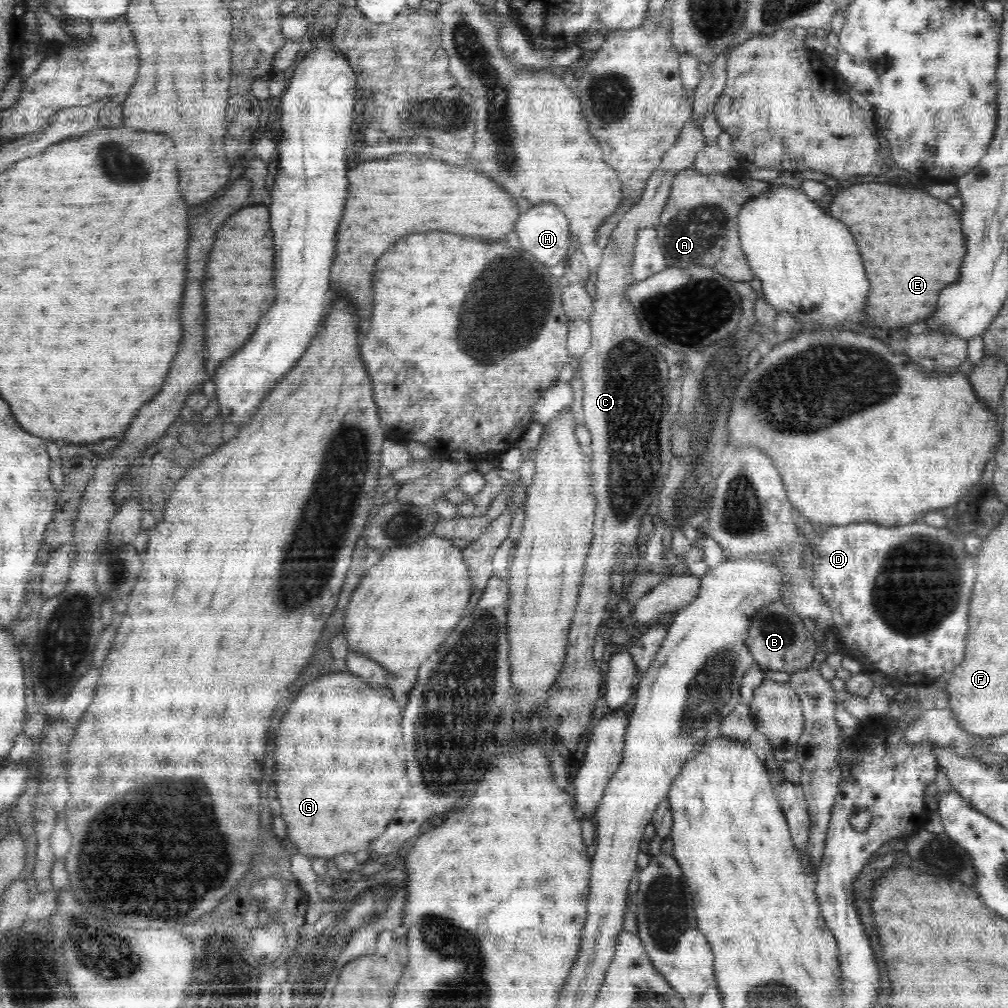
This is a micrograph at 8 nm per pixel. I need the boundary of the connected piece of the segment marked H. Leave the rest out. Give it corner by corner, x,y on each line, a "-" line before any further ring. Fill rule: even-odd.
544,202
532,206
517,218
515,226
515,232
518,234
522,249
531,253
541,264
550,268
567,261
569,244
572,238
569,220
555,204

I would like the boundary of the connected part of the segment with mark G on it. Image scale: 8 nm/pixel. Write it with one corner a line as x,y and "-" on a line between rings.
338,672
338,674
332,674
330,676
324,675
318,677
316,682
311,682
298,694
298,698
292,702
292,706
288,708
286,716
282,718
280,722
280,730
278,730
278,736
276,736
276,764
280,770
274,772
276,776
276,788
278,788
278,798
280,798
280,804
282,804
282,816
286,820
286,826
288,826
288,838
294,842
294,846
300,850
299,853
303,855
310,854
311,858
332,858
334,856
346,854
355,854
358,850
364,851
364,848
376,840
384,830
386,826
392,822
396,810
398,810
398,804
400,804
400,798
398,794
394,796
394,786
396,786
396,780
402,778
406,774
406,760
404,760
404,744
402,744
402,712
400,712
400,706
396,704
392,692
388,688
372,688
367,682
364,682
359,676
354,674
348,674
344,672

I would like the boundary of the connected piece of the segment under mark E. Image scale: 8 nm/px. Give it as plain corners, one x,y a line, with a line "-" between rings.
870,182
838,190
827,212
846,224
858,242
870,282
868,304
864,308
866,322
898,328
936,312
938,294
944,286
958,280
958,268
966,252
960,234
960,214
950,204
926,192
902,192
896,186

